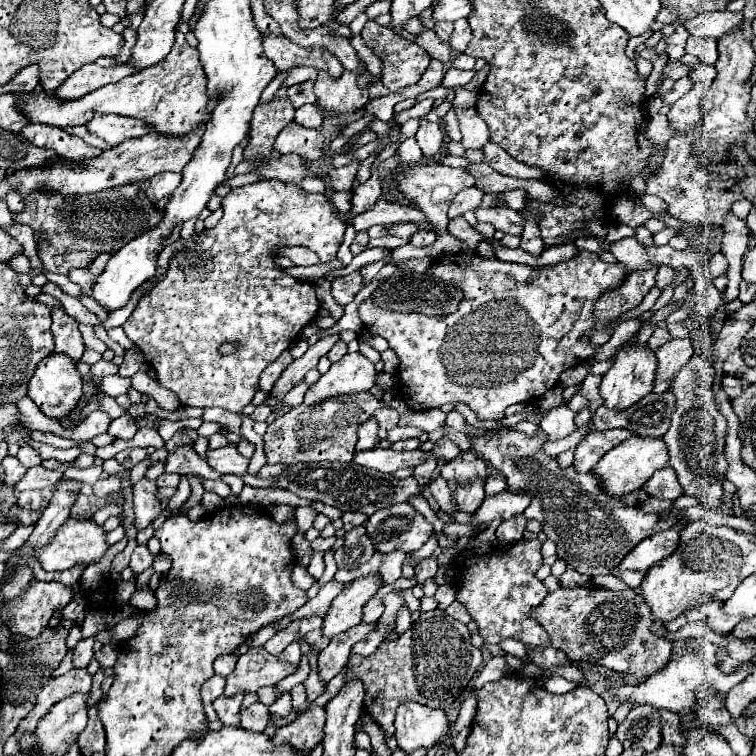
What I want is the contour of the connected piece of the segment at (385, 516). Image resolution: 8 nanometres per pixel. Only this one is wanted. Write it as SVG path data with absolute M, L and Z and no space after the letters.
M400 503L374 513L366 521L366 533L376 551L402 549L412 553L430 539L434 529L410 503Z

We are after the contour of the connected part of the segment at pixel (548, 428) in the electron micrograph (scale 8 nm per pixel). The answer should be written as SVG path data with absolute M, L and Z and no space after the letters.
M560 405L560 407L550 409L550 413L542 417L540 427L544 429L544 433L548 435L550 441L556 441L556 439L568 437L576 429L574 417L576 417L576 413L572 409L568 409L566 405Z

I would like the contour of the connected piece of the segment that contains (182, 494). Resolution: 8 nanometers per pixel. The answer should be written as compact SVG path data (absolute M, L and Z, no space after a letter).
M181 475L178 490L175 495L169 500L169 507L171 509L179 508L187 501L191 494L191 487L186 475Z

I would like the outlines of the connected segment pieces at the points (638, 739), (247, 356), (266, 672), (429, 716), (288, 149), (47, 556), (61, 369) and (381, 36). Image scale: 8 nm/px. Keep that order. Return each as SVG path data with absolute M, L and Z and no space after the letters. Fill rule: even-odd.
M648 705L632 709L628 717L618 725L616 737L620 739L624 749L640 747L646 753L654 751L662 741L658 711Z
M276 179L232 189L228 197L224 197L222 209L224 217L216 227L192 233L190 241L170 257L166 277L156 283L150 295L140 299L122 327L157 372L158 383L174 391L182 405L222 407L238 413L258 391L258 379L264 367L276 361L320 311L314 285L290 277L274 263L274 255L278 255L282 247L304 245L318 253L321 263L332 261L342 245L346 223L328 203L326 195L312 195L292 183ZM222 343L238 343L238 349L230 355L222 355L218 351Z
M252 649L238 659L236 669L226 677L224 697L236 693L256 693L260 687L276 685L292 673L292 665L284 665L264 649Z
M404 703L398 707L396 711L396 741L398 747L408 755L414 749L432 749L434 745L442 745L442 741L448 735L448 717L444 711L436 711L436 709L428 709L426 705L414 705L414 703Z
M294 121L276 137L274 149L280 153L296 153L302 159L318 161L324 157L324 137L316 129L306 129Z
M68 519L50 543L42 549L36 549L38 561L44 571L64 571L76 563L96 563L108 551L104 531L94 521L76 521Z
M56 353L52 357L46 357L44 361L40 361L32 381L28 383L28 397L40 407L40 411L46 417L56 419L56 421L66 419L76 409L76 405L82 397L82 377L76 369L76 363L72 363L70 357L56 355Z
M368 21L360 35L366 47L382 61L382 83L384 87L388 87L388 91L400 91L402 87L414 85L424 75L430 59L428 59L428 53L424 53L424 49L420 49L416 43L398 37L392 29L380 27L374 21Z

